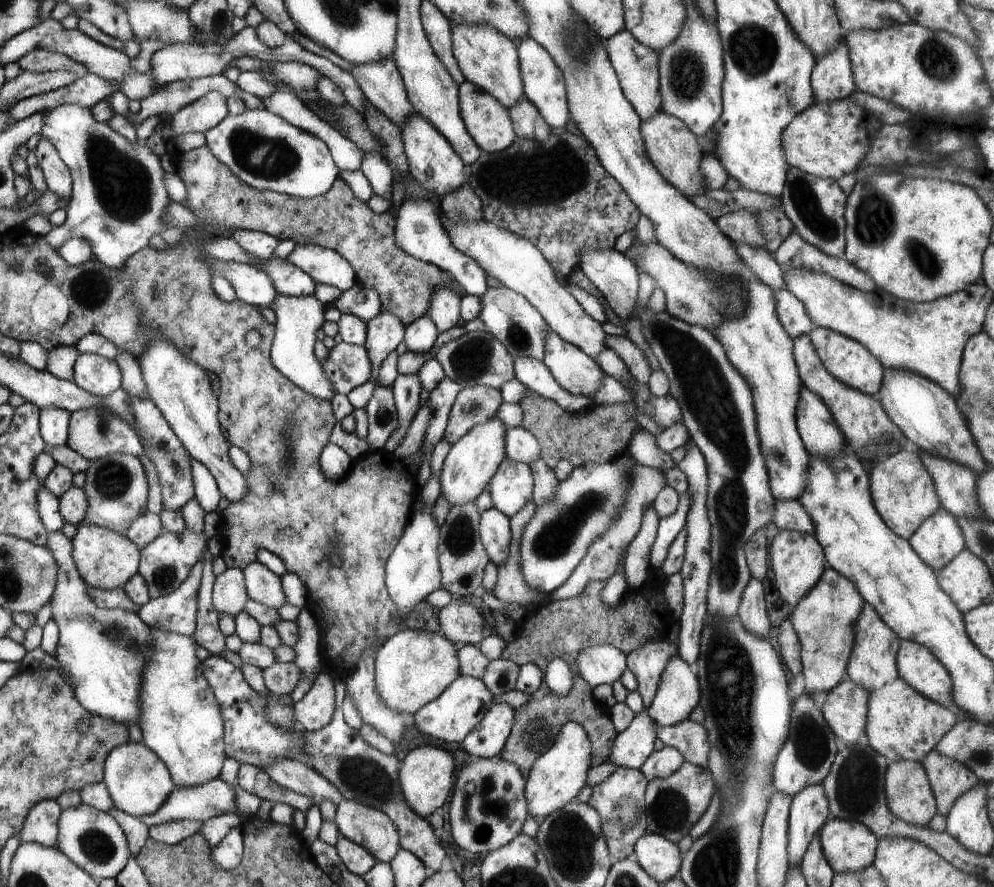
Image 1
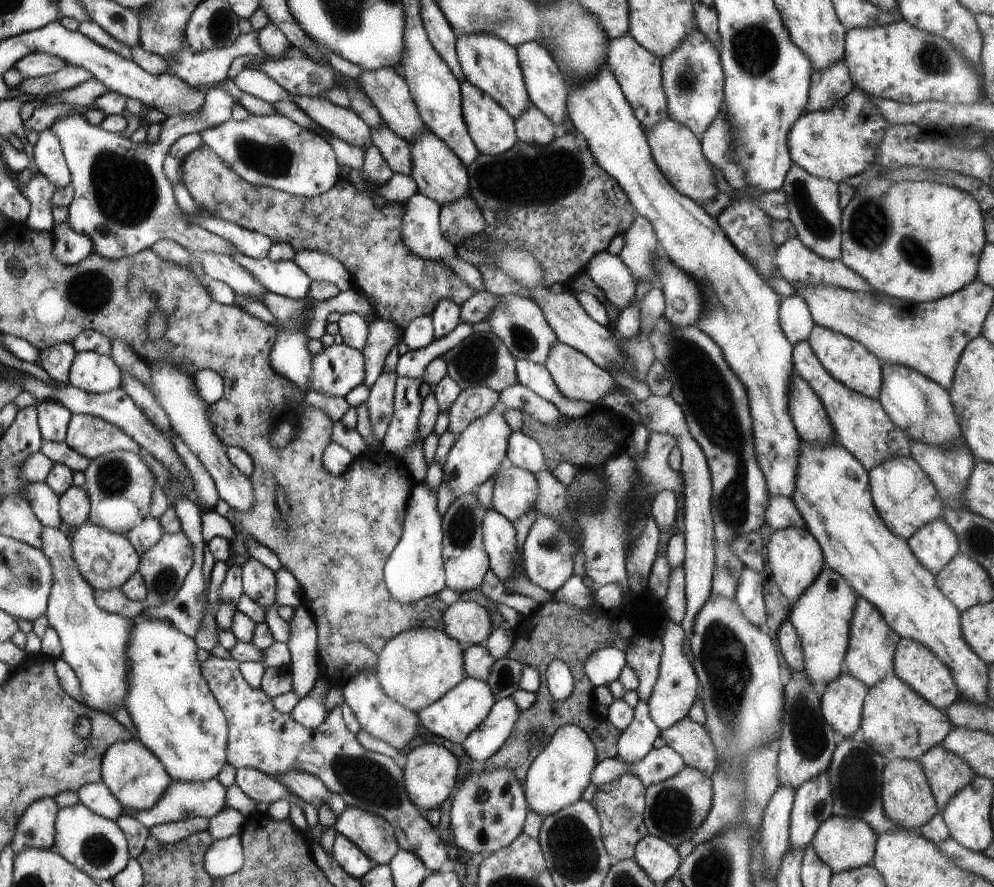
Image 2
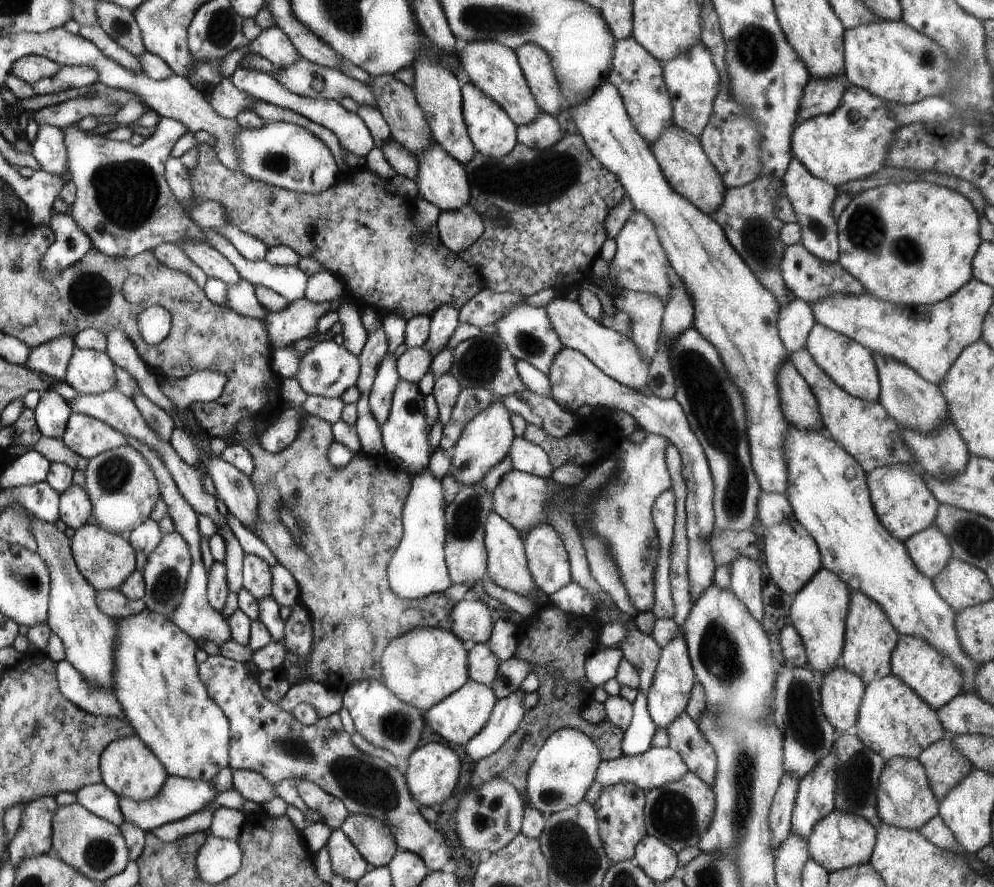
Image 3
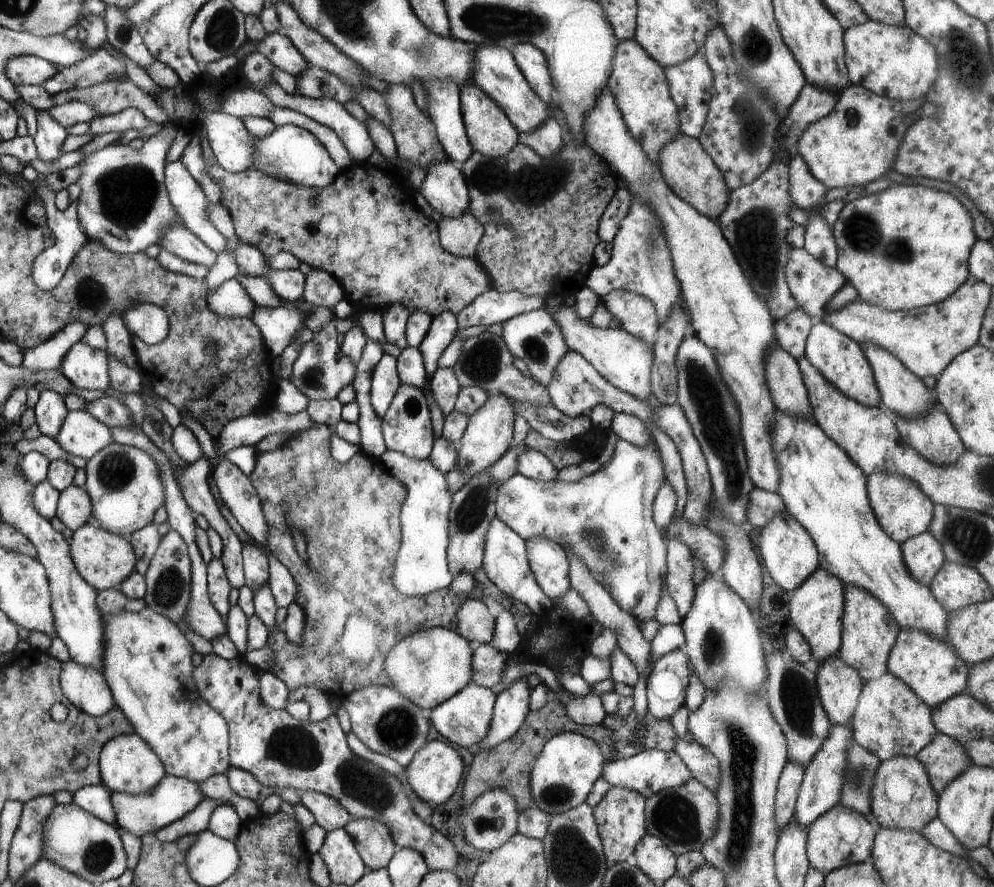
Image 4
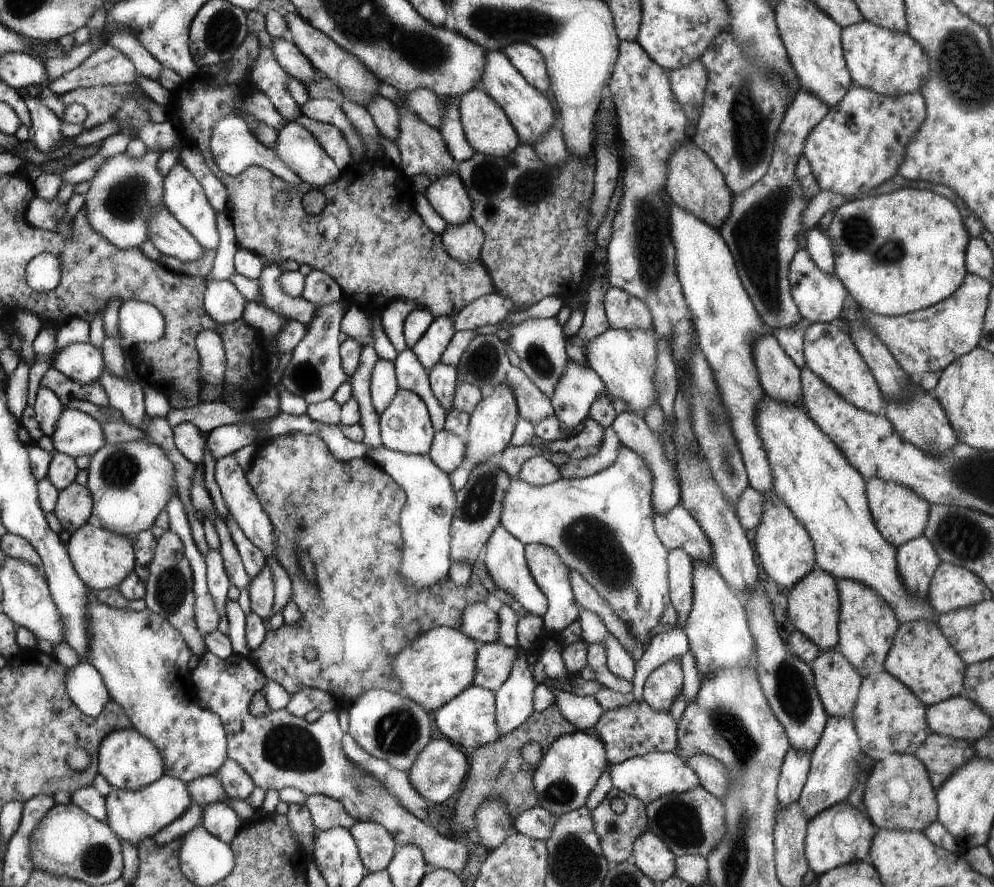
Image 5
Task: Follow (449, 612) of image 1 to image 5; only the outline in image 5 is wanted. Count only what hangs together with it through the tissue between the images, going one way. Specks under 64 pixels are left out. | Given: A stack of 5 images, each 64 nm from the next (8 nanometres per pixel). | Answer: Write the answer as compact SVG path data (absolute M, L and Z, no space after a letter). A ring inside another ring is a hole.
M469 604L461 612L461 628L465 636L473 642L493 644L497 640L497 614L487 608L487 604Z

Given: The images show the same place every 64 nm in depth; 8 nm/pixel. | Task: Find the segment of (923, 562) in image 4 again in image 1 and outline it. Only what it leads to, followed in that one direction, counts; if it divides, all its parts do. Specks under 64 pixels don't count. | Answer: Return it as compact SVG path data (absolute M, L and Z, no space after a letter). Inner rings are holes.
M945 508L935 510L927 520L923 520L907 542L935 572L947 566L965 548L961 526L957 526L955 516Z

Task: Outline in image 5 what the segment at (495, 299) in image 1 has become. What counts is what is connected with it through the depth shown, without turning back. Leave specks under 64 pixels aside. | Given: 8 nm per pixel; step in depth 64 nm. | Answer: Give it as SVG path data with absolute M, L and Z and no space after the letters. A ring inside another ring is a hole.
M555 318L547 320L525 320L519 326L509 330L509 342L507 346L513 350L513 354L519 358L519 370L525 374L525 378L549 400L559 378L565 372L567 366L567 354L565 354L565 342L567 336L563 334L563 326L555 322Z

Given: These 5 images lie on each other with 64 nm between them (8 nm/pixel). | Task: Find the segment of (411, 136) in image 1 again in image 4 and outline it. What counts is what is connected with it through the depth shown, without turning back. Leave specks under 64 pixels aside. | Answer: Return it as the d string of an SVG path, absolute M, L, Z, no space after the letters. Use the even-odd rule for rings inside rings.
M449 158L427 168L417 192L441 218L457 218L469 210L469 192L465 174Z

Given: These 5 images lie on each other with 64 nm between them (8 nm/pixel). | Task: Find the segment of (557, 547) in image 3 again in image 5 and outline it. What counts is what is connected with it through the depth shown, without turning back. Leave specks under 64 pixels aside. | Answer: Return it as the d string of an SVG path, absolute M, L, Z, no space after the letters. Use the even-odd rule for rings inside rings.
M527 544L525 546L525 562L529 568L529 574L535 582L535 586L541 590L541 594L547 600L547 618L543 620L543 628L551 630L551 632L563 632L571 620L575 618L575 600L573 600L573 592L571 592L571 584L569 584L569 570L563 566L561 558L557 552L553 552L551 548L539 546L539 544Z

